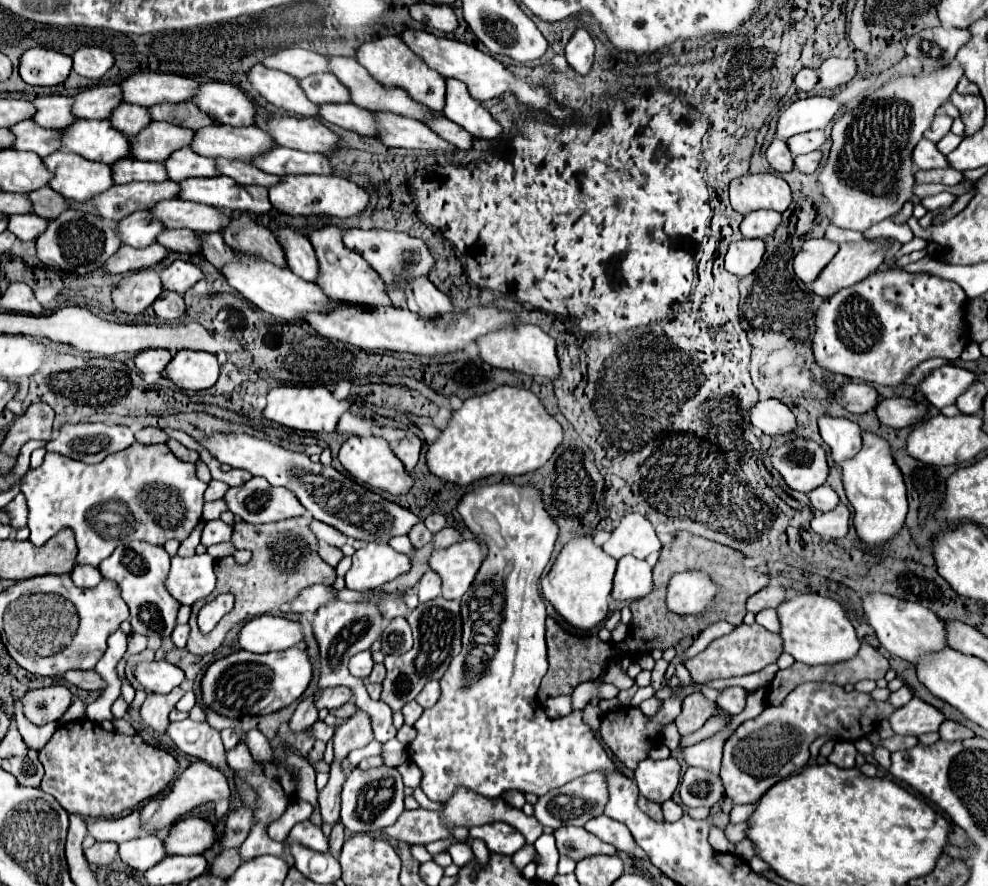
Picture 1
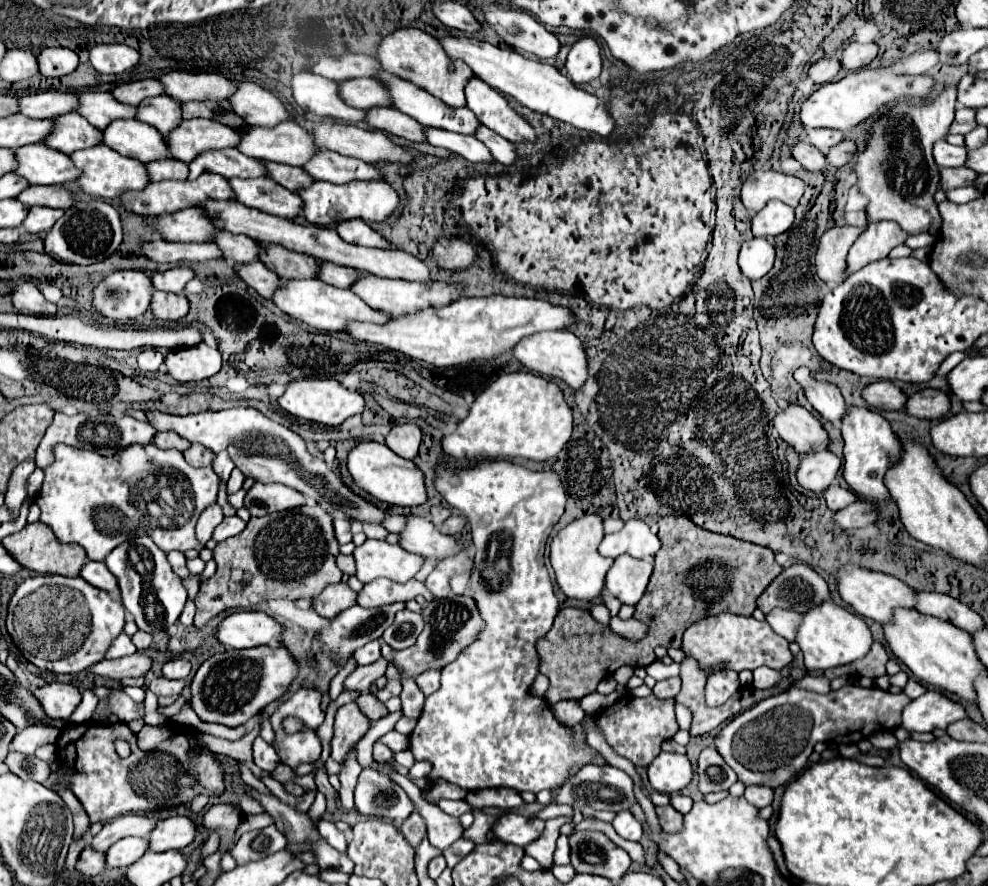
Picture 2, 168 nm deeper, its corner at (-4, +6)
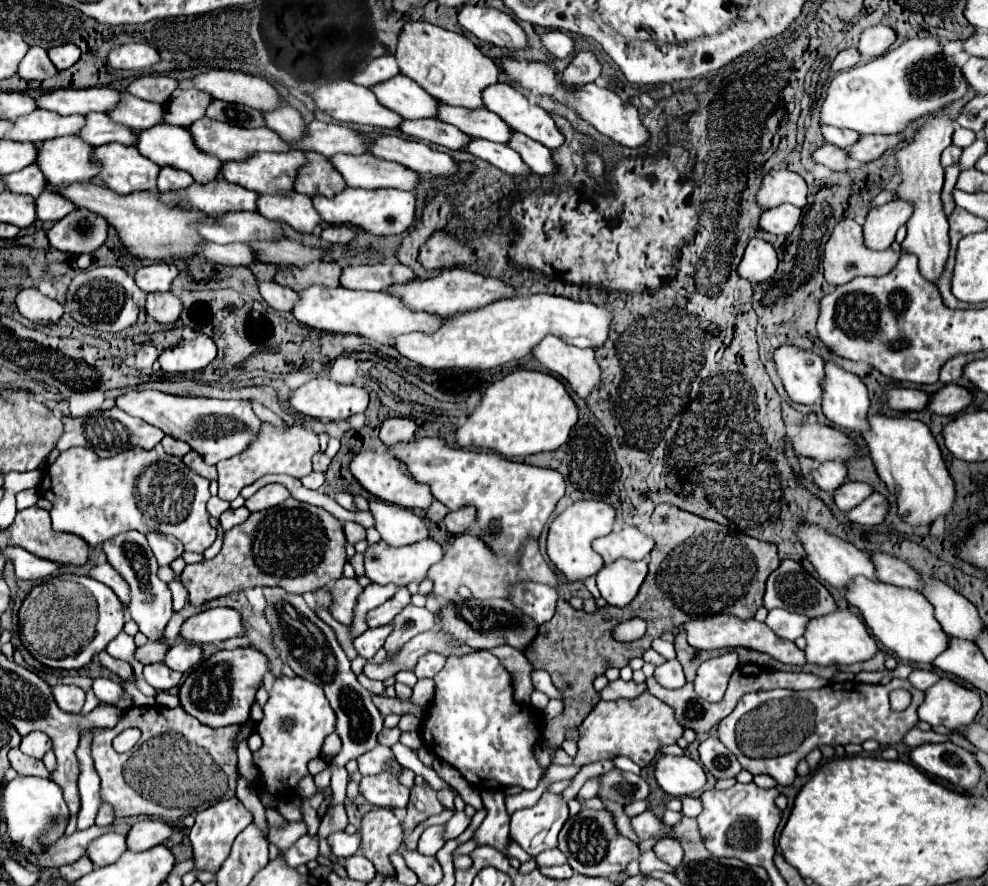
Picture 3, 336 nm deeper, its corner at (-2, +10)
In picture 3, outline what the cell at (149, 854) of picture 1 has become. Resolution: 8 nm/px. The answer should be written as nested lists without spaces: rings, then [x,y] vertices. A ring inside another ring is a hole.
[[[107,833],[97,841],[93,841],[93,845],[89,845],[87,855],[95,867],[105,867],[115,863],[125,851],[127,851],[127,835]]]

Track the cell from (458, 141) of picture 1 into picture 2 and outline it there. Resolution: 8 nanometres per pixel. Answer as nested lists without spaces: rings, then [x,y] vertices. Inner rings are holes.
[[[481,127],[481,129],[477,129],[475,137],[477,137],[479,141],[483,141],[483,143],[491,149],[493,157],[495,157],[499,163],[503,163],[503,165],[513,165],[513,163],[517,163],[519,155],[517,155],[515,143],[499,137],[499,133],[495,133],[495,131],[487,129],[487,127]]]

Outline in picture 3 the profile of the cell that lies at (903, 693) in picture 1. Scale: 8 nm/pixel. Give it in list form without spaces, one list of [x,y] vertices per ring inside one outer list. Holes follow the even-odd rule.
[[[915,669],[911,675],[909,675],[909,681],[915,689],[929,689],[935,681],[939,681],[939,675],[933,673],[933,671],[923,671],[923,669]]]

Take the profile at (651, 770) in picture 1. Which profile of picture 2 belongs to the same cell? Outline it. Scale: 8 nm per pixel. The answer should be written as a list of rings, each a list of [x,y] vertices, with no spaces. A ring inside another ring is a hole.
[[[659,753],[647,767],[651,787],[659,793],[679,793],[693,781],[693,769],[687,755]]]

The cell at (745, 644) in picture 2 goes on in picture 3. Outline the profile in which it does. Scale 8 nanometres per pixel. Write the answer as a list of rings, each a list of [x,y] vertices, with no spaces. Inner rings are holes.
[[[719,613],[719,615],[711,615],[711,617],[699,617],[699,619],[691,619],[685,625],[685,633],[689,639],[689,645],[695,649],[703,649],[703,651],[711,651],[711,649],[737,649],[737,647],[745,647],[745,649],[753,649],[759,653],[767,653],[773,659],[781,661],[781,663],[791,663],[791,665],[803,665],[805,663],[805,655],[801,649],[797,649],[795,643],[785,641],[781,637],[777,637],[765,623],[759,623],[755,619],[739,619],[735,615],[729,613]]]

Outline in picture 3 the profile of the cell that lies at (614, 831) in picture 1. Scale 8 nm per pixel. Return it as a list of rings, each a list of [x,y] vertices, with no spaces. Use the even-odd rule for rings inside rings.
[[[645,811],[641,815],[635,815],[631,817],[631,827],[633,831],[637,833],[637,837],[643,841],[643,839],[649,839],[649,837],[655,837],[655,835],[667,835],[667,829],[665,825],[651,813],[651,811]]]

